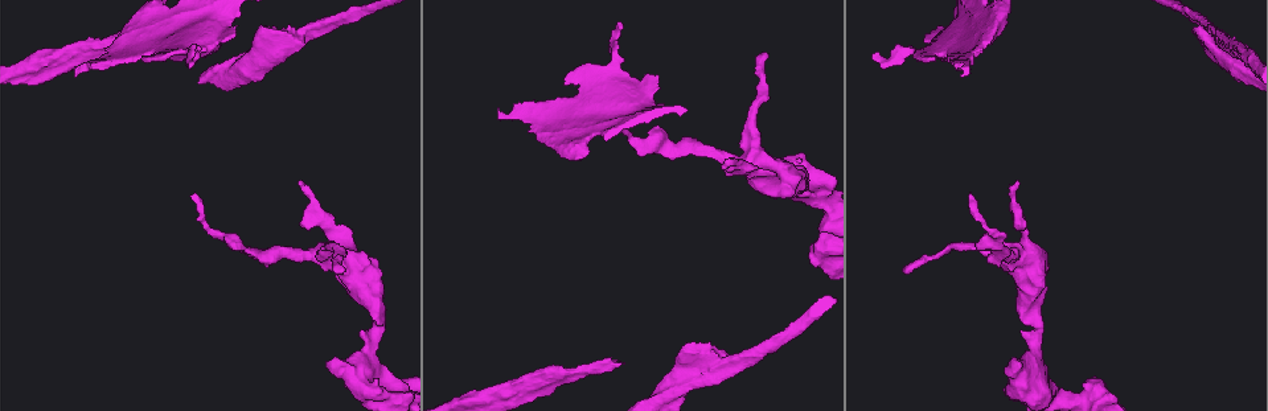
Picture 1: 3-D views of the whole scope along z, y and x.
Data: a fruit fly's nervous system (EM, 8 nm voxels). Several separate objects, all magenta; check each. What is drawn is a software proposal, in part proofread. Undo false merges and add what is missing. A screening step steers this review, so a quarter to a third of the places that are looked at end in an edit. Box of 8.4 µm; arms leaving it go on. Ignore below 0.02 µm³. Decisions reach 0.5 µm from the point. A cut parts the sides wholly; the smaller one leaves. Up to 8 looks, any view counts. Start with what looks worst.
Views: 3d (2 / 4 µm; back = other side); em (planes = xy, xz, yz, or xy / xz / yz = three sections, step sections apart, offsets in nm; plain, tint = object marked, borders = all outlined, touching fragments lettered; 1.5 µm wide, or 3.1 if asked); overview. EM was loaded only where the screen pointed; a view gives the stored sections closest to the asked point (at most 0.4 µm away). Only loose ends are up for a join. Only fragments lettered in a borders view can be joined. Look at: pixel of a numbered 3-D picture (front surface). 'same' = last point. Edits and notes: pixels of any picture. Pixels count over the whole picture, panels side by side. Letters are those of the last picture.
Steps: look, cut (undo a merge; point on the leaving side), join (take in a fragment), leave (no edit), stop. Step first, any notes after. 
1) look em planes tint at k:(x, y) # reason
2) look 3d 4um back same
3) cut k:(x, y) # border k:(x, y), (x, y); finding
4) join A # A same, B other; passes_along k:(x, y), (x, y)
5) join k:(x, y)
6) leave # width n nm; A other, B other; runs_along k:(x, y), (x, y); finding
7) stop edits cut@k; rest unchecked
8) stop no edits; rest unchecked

look em xz step 4 borders at 1:(622, 362) # free end

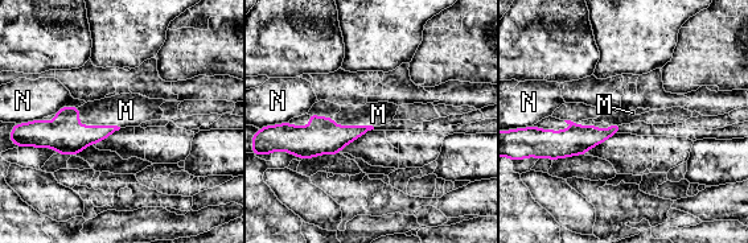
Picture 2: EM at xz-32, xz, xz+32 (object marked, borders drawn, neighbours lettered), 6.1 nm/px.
look em planes borders same

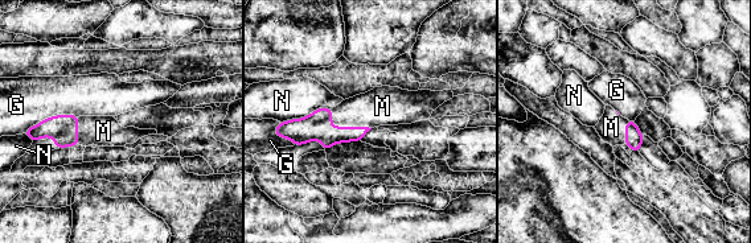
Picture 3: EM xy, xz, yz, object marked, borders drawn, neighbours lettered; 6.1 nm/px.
join M # longest_contact G 340 nm; G other, M same, N other; passes_along 3:(317, 126), (344, 127), (377, 107); the neuron continues

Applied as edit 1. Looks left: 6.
look em planes borders at 1:(74, 75) # thin end

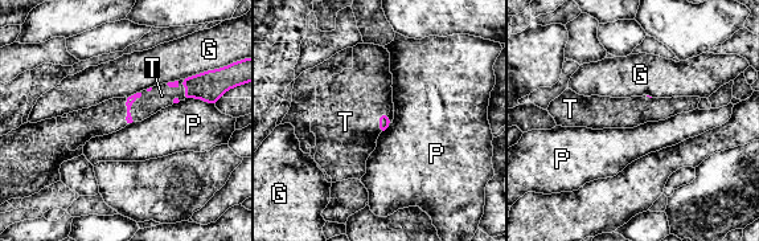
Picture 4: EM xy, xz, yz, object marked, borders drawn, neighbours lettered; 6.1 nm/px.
join T # longest_contact P 190 nm; G other, P other, T same; it goes on there

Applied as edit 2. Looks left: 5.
look overview # redraw

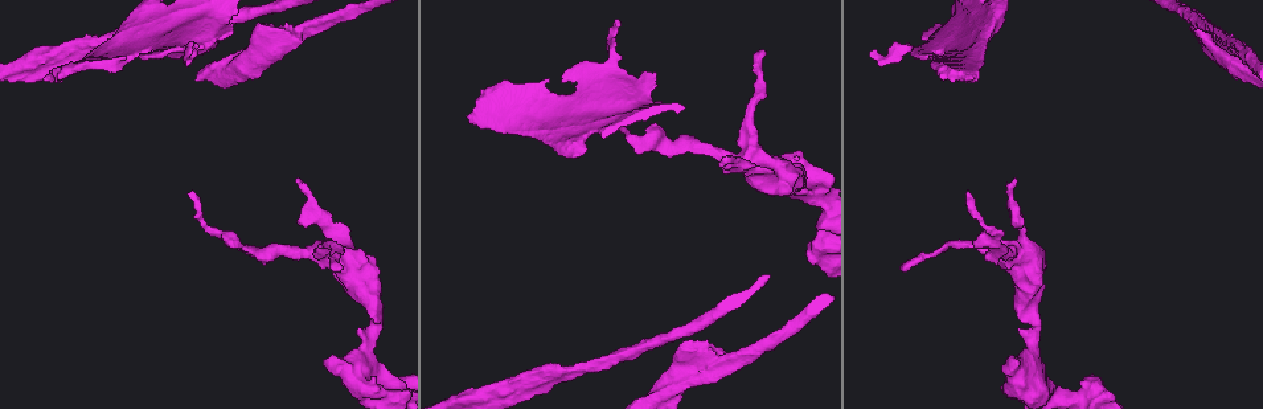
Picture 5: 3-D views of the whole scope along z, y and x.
look 3d 2um at 5:(323, 359)

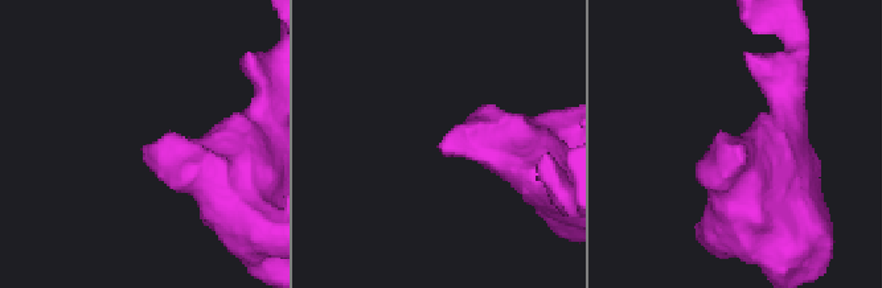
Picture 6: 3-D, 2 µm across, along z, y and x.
look em planes borders at 6:(144, 150)

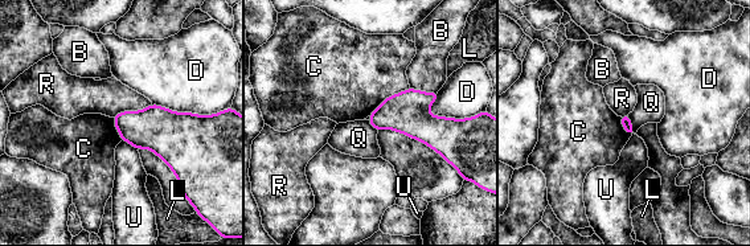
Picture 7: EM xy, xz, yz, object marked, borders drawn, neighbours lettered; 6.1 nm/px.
leave # B other, C other, D other, L other, Q other, R other, U other; border 7:(409, 87), (389, 95), (369, 117); none of them fits

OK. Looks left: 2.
stop edits join@3, join@4; rest unchecked

